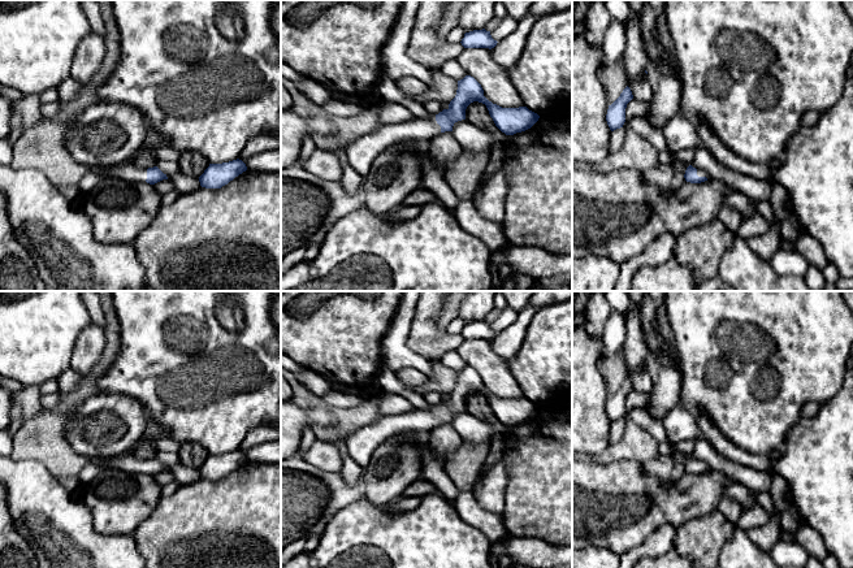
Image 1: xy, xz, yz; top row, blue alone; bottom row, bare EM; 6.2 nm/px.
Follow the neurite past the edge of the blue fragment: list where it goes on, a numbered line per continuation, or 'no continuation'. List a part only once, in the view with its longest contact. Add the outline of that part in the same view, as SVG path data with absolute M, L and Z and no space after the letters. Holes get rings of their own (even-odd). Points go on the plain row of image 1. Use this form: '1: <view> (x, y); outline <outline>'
1: xz (360, 445); outline M436 406L429 409L413 409L402 415L390 415L376 420L346 439L346 447L363 469L369 464L373 451L385 441L402 432L429 433L441 424Z

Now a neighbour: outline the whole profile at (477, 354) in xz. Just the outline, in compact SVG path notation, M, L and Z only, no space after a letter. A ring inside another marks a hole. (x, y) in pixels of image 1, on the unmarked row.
M464 339L456 352L467 367L473 368L481 376L484 387L489 393L502 399L524 398L505 359L493 351L489 339Z

